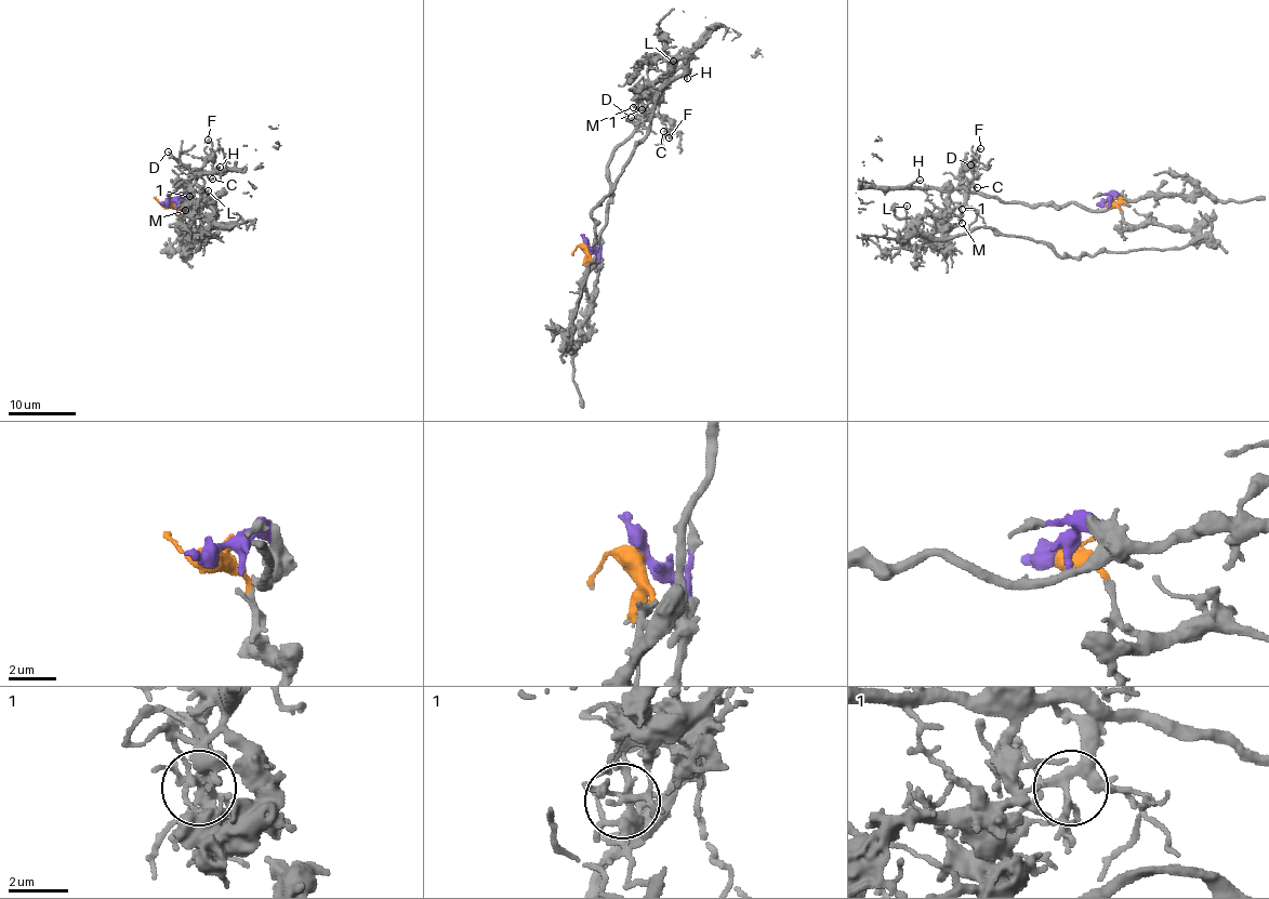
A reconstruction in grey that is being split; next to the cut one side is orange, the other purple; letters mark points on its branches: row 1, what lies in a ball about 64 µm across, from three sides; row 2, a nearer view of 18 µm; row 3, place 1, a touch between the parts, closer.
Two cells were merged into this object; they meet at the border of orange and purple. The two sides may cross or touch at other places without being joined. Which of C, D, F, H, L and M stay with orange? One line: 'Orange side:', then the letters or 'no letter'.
Orange side: L

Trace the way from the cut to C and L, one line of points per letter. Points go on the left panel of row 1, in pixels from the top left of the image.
C: (167, 201), (180, 197), (183, 211), (182, 201), (168, 194), (194, 172), (200, 171), (211, 179)
L: (167, 203), (176, 209), (188, 258), (180, 255), (187, 254), (194, 232), (214, 219), (208, 190)

